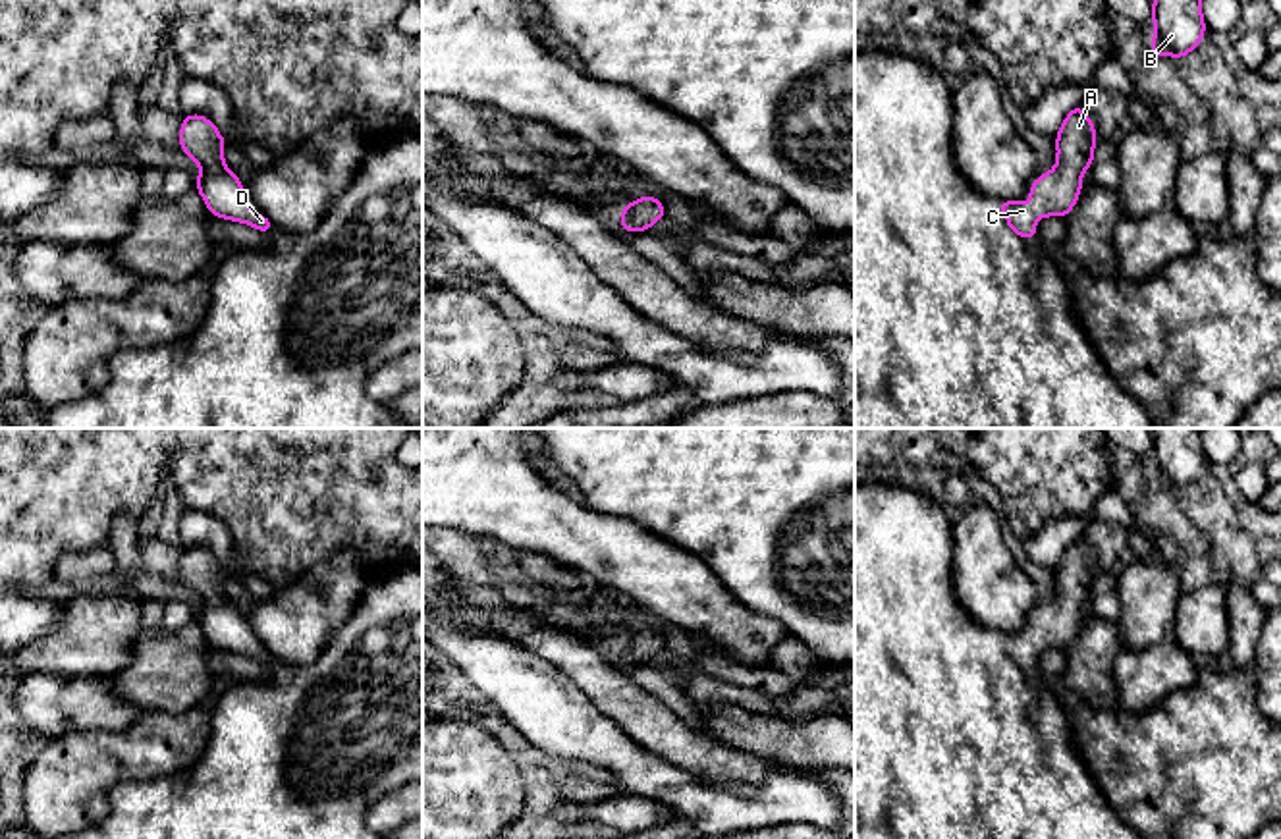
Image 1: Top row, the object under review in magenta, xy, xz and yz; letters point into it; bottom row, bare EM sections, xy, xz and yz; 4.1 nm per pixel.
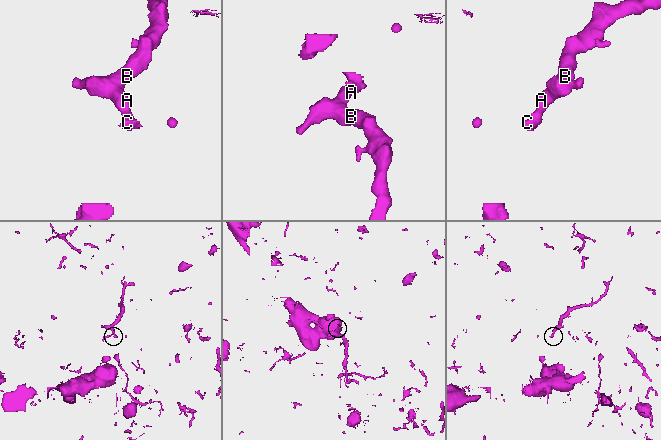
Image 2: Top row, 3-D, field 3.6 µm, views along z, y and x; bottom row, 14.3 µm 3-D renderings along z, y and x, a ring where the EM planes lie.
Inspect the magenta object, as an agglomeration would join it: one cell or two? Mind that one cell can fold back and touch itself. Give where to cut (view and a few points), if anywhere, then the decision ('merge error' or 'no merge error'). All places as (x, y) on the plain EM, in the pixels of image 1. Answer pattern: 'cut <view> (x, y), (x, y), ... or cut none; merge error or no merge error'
cut none; no merge error

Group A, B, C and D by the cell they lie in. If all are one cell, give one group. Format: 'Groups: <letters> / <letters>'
Groups: A B C D

